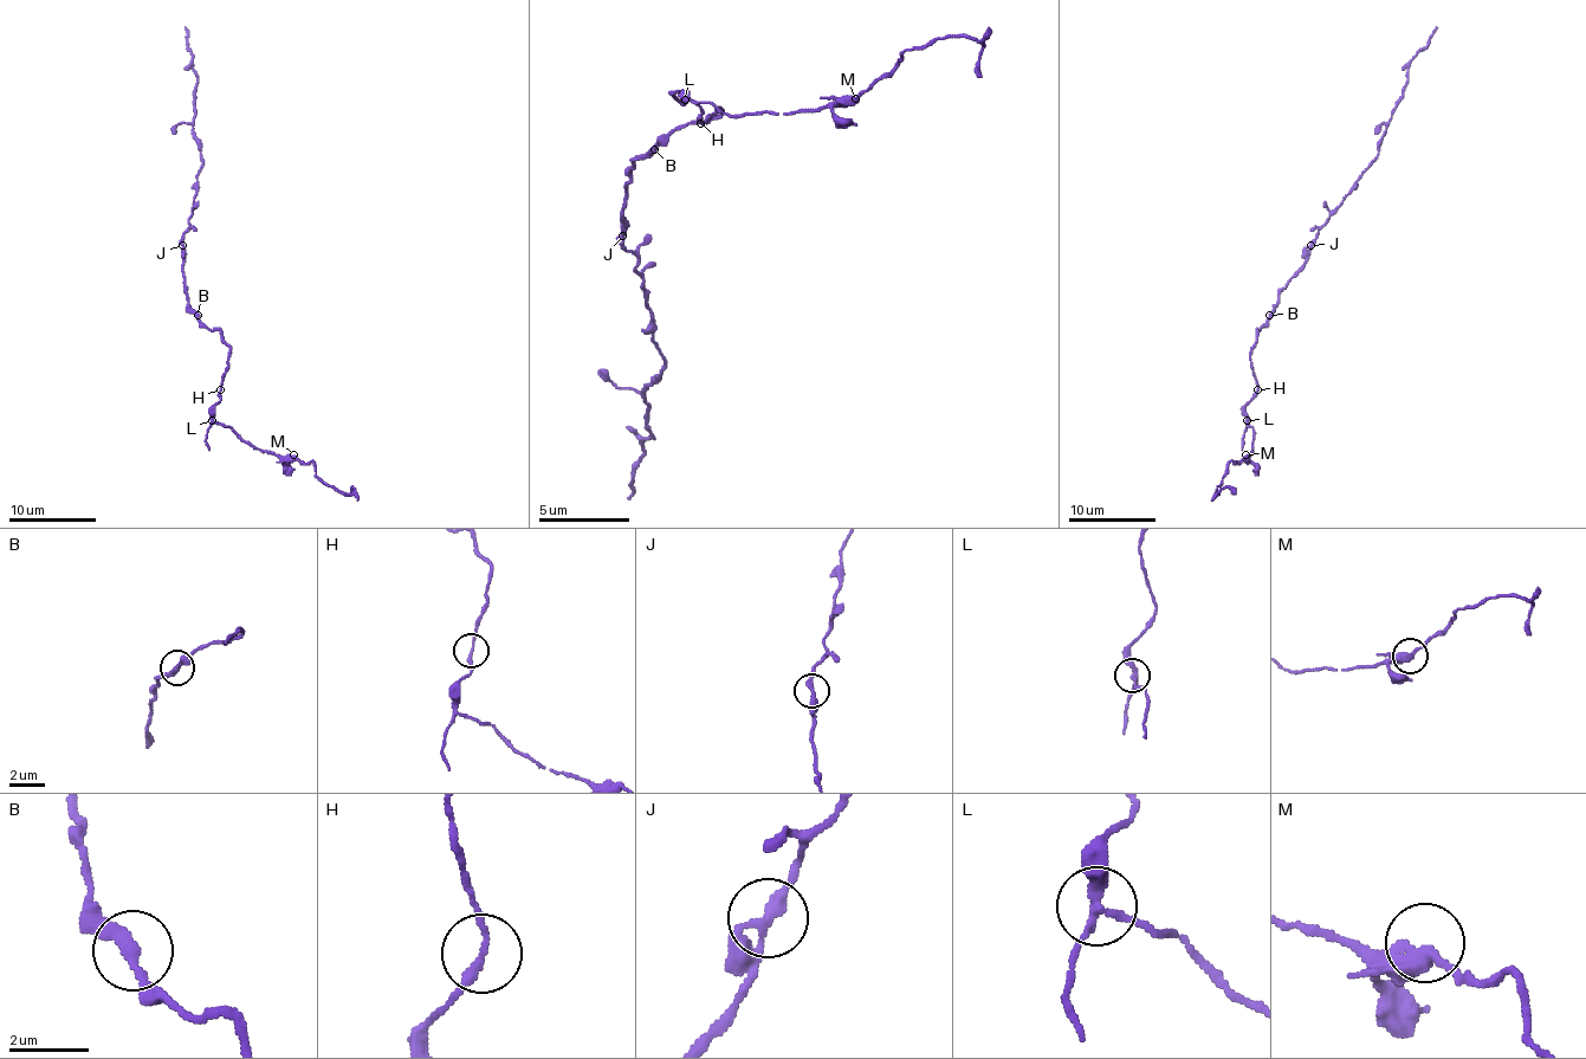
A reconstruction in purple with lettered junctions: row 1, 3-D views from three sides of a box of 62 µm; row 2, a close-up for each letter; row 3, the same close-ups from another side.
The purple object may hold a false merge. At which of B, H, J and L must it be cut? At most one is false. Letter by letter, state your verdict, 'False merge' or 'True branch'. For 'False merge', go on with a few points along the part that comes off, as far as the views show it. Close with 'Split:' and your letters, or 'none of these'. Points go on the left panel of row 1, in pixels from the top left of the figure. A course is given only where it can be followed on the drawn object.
B: True branch
H: True branch
J: True branch
L: False merge. Course of the part to remove: (213, 420), (257, 449), (311, 462), (319, 479), (350, 494), (353, 488), (353, 494)
Split: L

